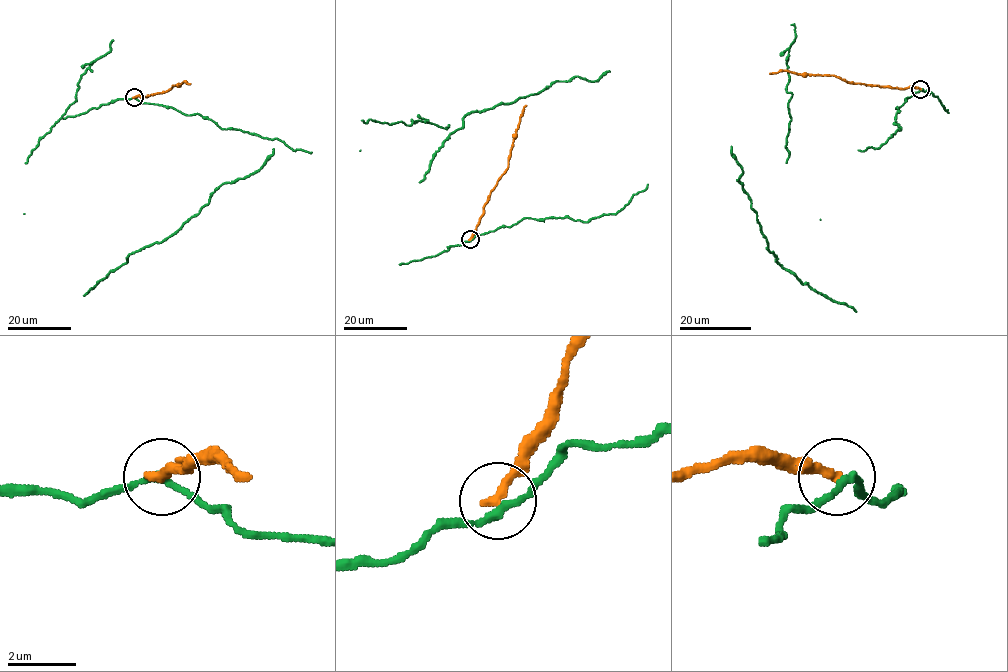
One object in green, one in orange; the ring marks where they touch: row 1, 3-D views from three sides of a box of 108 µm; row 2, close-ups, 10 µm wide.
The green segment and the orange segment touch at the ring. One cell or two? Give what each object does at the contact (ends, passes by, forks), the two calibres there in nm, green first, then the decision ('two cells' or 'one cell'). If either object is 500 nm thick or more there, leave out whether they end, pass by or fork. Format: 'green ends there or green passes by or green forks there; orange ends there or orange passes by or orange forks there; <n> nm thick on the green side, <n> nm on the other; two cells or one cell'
green passes by; orange ends there; 190 nm thick on the green side, 300 nm on the other; two cells

